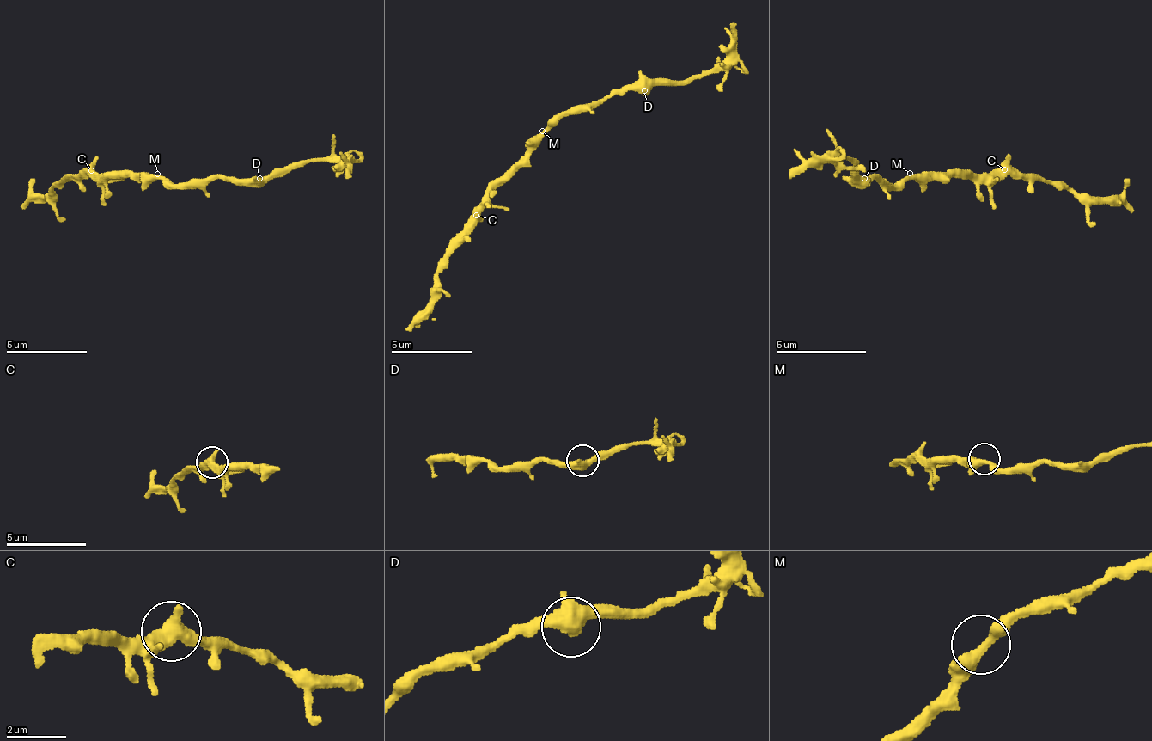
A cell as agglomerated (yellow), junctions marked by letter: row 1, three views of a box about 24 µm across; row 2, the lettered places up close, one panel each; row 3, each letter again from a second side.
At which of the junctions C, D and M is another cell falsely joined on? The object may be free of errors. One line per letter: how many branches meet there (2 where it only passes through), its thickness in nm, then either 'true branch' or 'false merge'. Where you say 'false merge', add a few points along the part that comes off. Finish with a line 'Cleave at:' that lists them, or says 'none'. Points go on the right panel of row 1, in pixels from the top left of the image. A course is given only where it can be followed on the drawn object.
C: branches 2; calibre 500 nm; true branch
D: branches 2; calibre 500 nm; true branch
M: branches 2; calibre 360 nm; true branch
Cleave at: none

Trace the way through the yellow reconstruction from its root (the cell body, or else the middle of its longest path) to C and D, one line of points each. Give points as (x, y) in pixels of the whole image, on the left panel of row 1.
C: (161, 178), (100, 178), (93, 169)
D: (161, 178), (169, 178), (178, 186), (194, 186), (210, 178), (239, 178), (243, 181), (255, 181), (259, 178)

